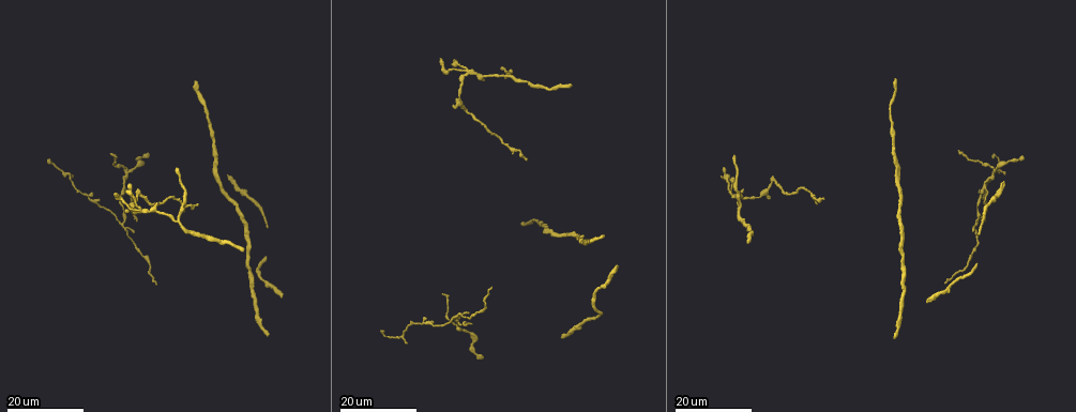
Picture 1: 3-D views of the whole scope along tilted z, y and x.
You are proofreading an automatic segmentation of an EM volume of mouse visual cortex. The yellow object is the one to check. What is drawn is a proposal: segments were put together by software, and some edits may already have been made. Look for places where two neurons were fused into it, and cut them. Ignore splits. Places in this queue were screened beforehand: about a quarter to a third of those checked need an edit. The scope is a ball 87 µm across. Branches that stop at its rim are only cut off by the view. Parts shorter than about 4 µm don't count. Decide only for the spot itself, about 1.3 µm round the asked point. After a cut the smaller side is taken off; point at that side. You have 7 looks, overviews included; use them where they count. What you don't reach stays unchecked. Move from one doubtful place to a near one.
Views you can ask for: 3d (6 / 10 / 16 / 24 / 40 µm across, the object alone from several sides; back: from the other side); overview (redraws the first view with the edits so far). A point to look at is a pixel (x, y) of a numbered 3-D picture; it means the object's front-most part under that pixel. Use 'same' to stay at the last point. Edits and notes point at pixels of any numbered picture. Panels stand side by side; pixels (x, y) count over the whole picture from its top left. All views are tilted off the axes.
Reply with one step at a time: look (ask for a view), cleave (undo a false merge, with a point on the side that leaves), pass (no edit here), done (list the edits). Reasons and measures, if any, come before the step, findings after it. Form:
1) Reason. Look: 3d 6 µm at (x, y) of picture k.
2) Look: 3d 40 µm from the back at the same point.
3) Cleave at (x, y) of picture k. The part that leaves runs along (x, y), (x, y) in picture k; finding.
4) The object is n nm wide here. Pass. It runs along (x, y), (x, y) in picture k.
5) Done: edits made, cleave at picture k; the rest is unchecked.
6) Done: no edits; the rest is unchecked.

Three-way junction. Look: 3d 16 µm at (457, 316) of picture 1.

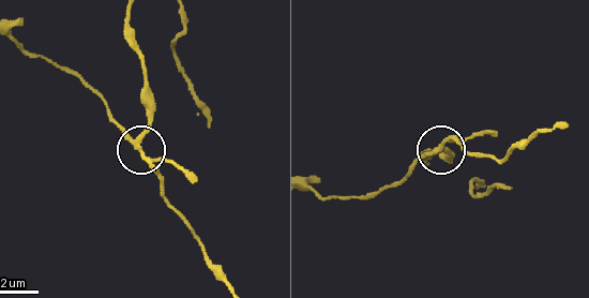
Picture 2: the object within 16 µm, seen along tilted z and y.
Closer look. Look: 3d 6 µm at (131, 140) of picture 2.

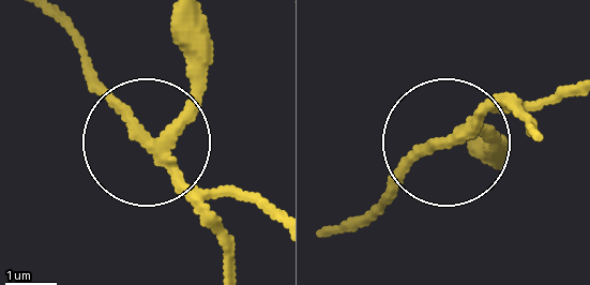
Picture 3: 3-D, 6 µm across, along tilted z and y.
3 arms meet here. Cleave at (213, 198) of picture 3. The part that leaves runs along (161, 145), (47, 15) in picture 3; two neurons meet here.

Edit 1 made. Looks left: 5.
A fork. Look: 3d 24 µm at (128, 172) of picture 1.

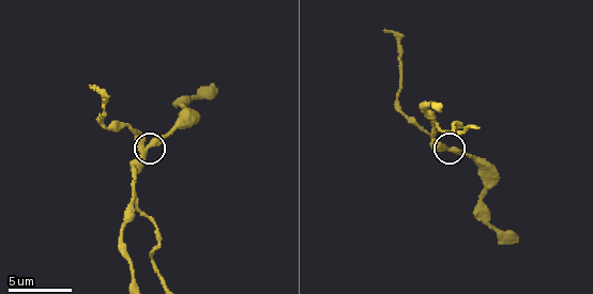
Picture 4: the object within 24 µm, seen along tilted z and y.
Closer look. Look: 3d 6 µm at (141, 148) of picture 4.

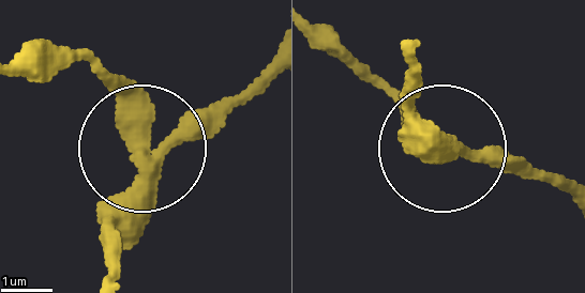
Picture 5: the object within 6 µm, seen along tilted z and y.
3 arms meet here. Cleave at (122, 87) of picture 5. The part that leaves runs along (145, 157), (128, 109), (95, 74), (20, 65) in picture 5; a second neuron is stuck on.

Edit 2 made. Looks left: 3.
Three-way junction. Look: 3d 10 µm at (136, 203) of picture 4.

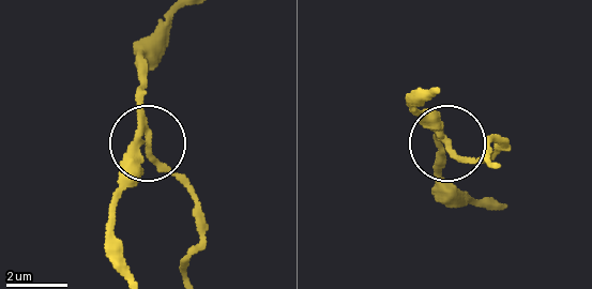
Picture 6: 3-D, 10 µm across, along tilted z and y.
Look: 3d 6 µm at (142, 142) of picture 6.

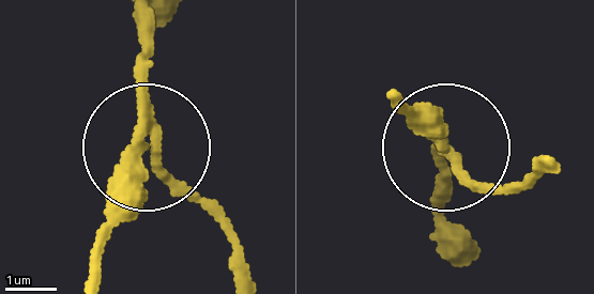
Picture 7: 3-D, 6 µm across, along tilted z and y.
The side arm is 11 µm long. Cleave at (191, 195) of picture 7. The part that leaves runs along (156, 140), (168, 173), (228, 236), (237, 276) in picture 7; two neurons meet here.

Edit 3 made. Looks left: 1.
Done: edits made, cleave at picture 3, cleave at picture 5, cleave at picture 7; the rest is unchecked.

